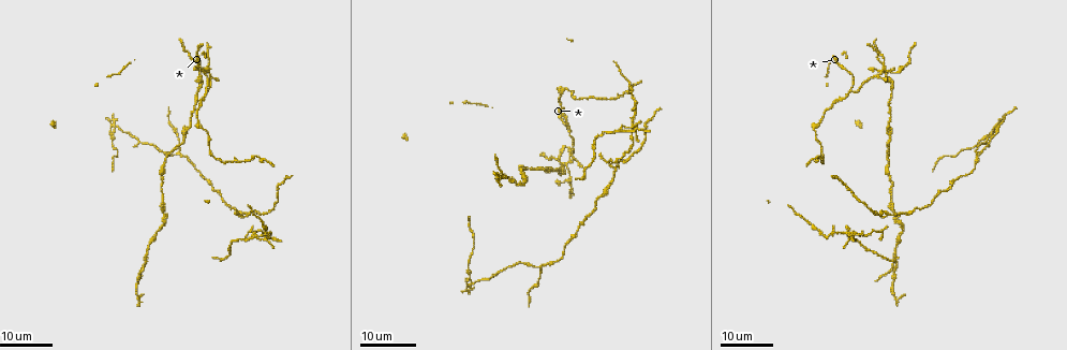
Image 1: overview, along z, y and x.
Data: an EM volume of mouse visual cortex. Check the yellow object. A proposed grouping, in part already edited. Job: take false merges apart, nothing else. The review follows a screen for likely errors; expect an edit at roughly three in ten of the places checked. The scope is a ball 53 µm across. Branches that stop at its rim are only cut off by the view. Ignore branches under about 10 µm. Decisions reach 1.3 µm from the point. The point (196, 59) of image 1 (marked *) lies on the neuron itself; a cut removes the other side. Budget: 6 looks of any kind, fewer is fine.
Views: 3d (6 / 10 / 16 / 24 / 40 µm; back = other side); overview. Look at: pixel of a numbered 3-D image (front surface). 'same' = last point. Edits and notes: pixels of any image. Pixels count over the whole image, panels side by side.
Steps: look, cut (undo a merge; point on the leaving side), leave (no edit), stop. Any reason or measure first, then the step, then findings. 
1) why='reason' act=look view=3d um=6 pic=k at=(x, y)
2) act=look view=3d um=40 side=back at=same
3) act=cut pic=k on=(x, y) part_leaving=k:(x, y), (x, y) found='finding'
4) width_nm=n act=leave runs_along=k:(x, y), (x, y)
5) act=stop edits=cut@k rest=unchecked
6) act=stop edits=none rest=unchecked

act=look view=3d um=16 pic=1 at=(849, 92)

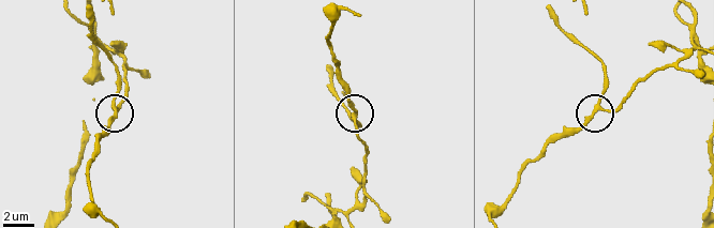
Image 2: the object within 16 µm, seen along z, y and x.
why='zoom in' act=look view=3d um=6 pic=2 at=(598, 109)

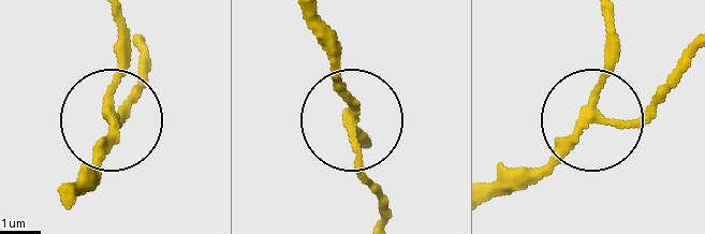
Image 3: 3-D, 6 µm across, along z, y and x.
arms=3 act=leave found='all the same neuron'

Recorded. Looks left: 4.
why='four or more arms meet' act=look view=3d um=24 pic=1 at=(565, 165)

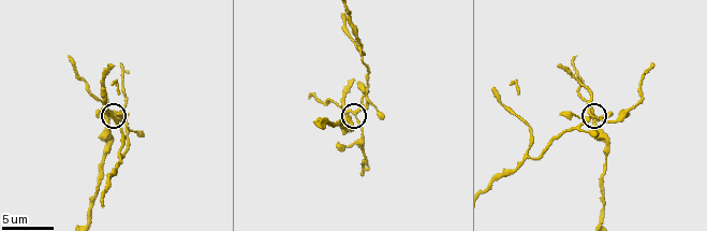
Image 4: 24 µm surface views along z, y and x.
why='zoom in' act=look view=3d um=10 pic=4 at=(591, 115)

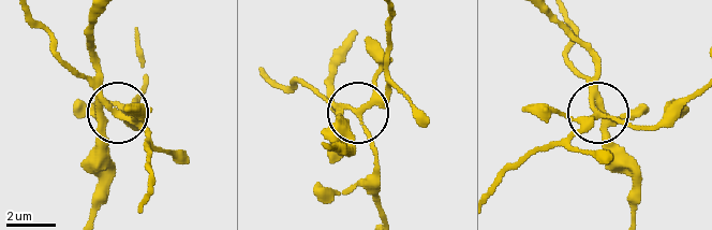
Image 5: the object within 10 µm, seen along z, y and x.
arms=5 act=cut pic=5 on=(105, 119) part_leaving=5:(98, 92), (95, 214) found='a second neuron is stuck on'

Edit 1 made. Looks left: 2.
why='calibre changes' act=look view=3d um=24 pic=1 at=(822, 121)

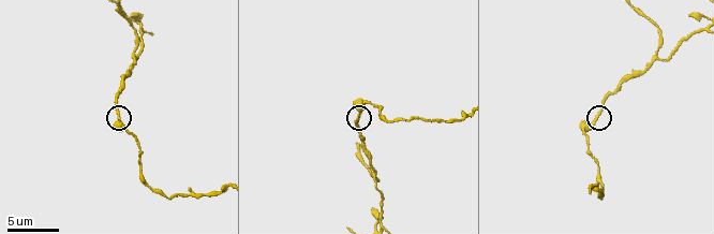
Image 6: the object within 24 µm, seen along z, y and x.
act=look view=3d um=10 pic=6 at=(359, 116)

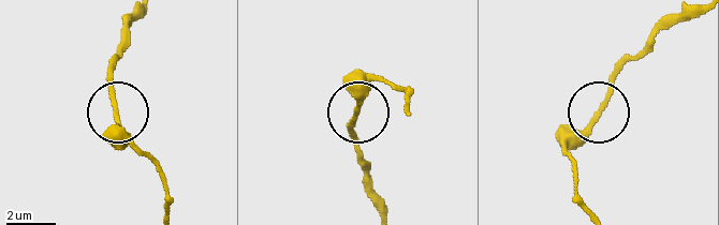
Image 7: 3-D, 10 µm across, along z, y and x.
act=cut pic=7 on=(364, 99) part_leaving=7:(353, 116), (360, 100), (384, 81), (402, 88), (405, 108) found='a second neuron is stuck on'

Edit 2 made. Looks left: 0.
act=stop edits=cut@5,cut@7 rest=unchecked

